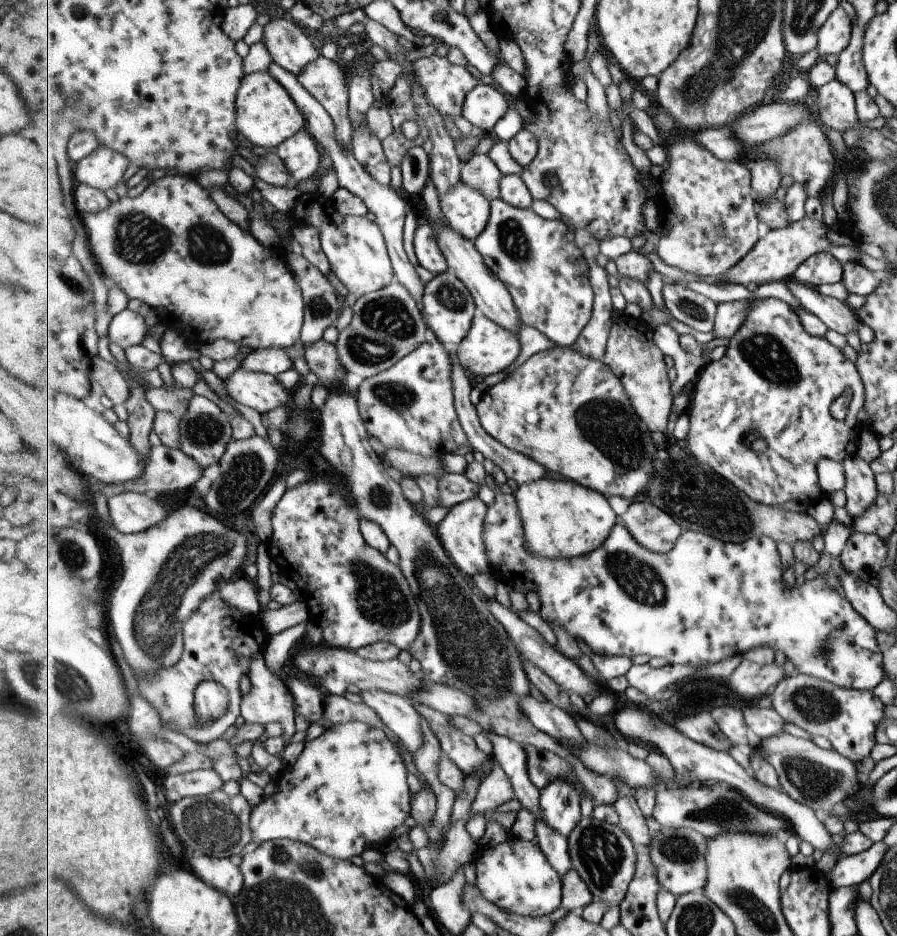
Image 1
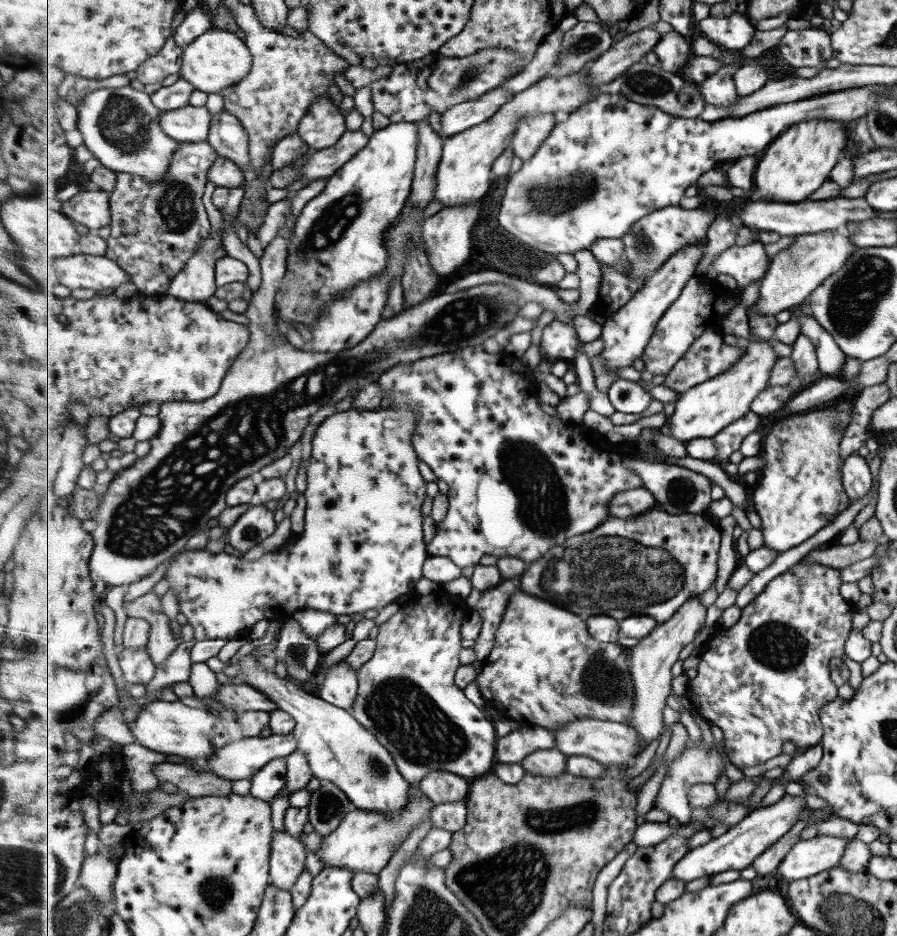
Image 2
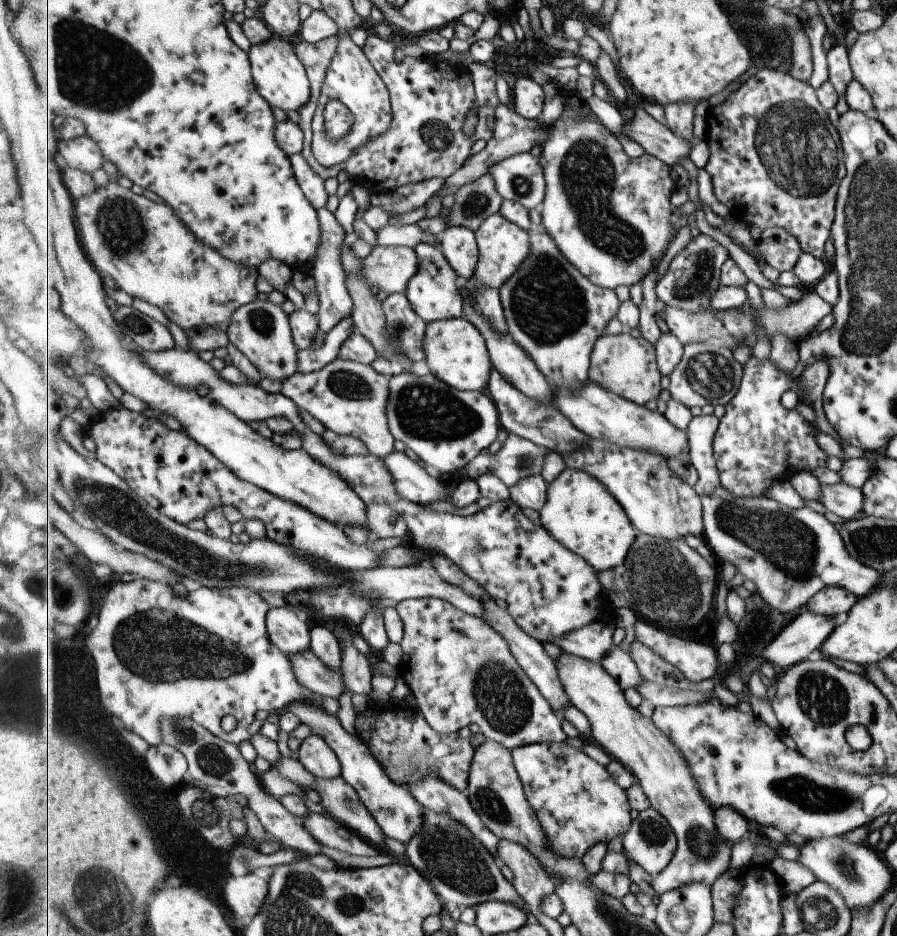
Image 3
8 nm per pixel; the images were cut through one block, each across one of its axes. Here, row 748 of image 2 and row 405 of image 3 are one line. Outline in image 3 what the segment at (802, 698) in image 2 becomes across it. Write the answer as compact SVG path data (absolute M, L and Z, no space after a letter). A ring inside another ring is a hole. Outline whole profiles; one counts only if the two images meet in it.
M751 356L745 365L739 392L725 406L714 440L722 485L737 496L762 497L775 481L789 479L799 471L825 467L826 454L817 446L811 424L789 406L791 394L799 394L794 399L808 404L798 378L791 380L768 358L759 362Z

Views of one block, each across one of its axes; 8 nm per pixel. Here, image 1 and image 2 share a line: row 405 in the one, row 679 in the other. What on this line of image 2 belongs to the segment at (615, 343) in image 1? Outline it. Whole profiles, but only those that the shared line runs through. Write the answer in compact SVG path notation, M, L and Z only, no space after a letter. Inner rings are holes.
M700 595L689 600L676 612L673 619L657 626L657 629L643 638L629 650L629 661L632 665L633 682L636 685L635 704L633 704L633 719L627 722L641 734L643 746L649 746L653 740L659 739L665 730L663 710L667 707L667 698L671 694L673 684L673 666L681 656L681 650L695 642L696 637L704 629L707 610L701 604Z

